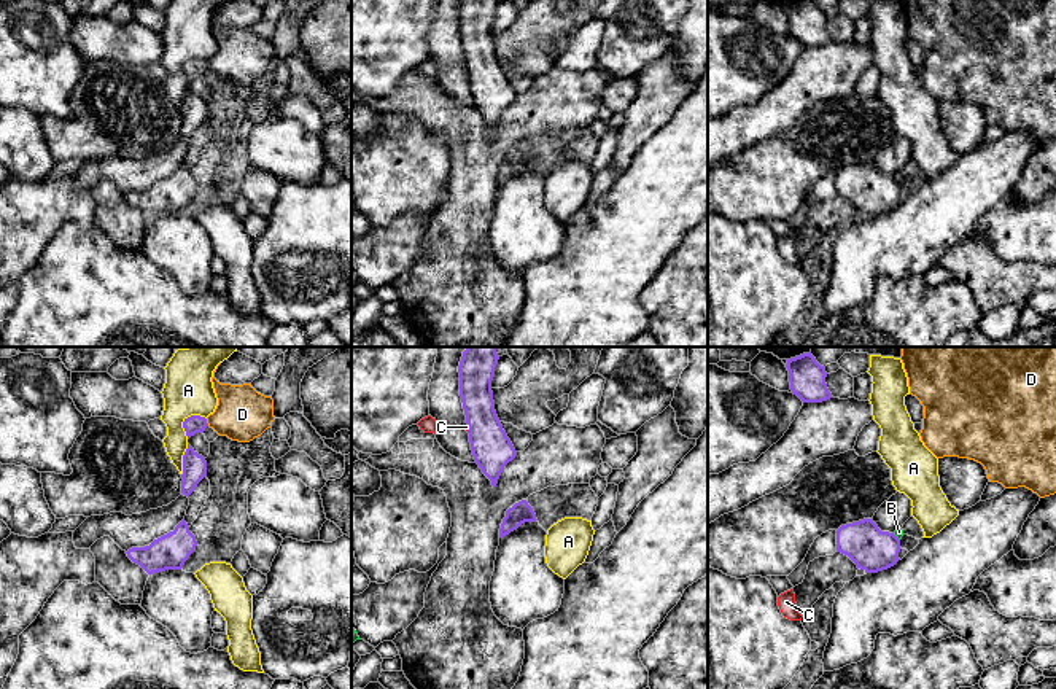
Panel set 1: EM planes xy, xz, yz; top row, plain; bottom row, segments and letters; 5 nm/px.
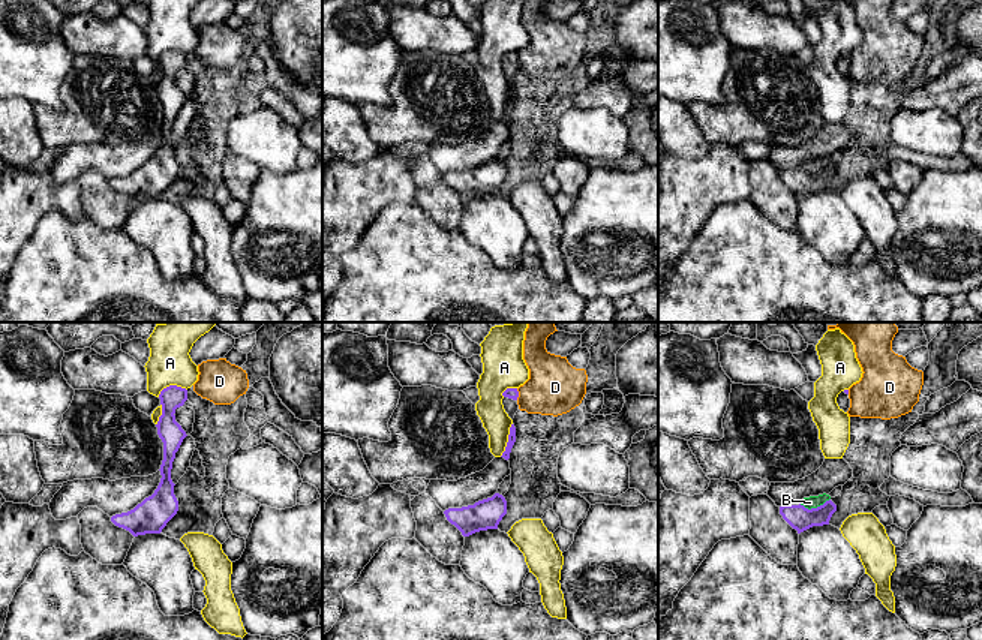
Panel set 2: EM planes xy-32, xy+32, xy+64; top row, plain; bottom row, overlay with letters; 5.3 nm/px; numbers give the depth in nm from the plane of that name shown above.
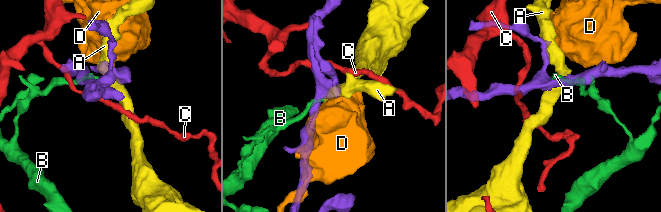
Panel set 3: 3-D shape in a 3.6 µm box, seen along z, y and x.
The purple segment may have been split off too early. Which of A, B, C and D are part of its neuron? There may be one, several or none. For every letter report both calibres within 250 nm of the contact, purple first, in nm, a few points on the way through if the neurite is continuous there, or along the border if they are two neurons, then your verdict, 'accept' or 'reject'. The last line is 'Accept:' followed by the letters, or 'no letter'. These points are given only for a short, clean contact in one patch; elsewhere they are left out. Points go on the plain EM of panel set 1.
A: 90/260 nm | along xy (204, 59), (190, 59), (183, 66), (186, 81) | reject
B: 220/50 nm | reject
C: 200/20 nm | along xz (466, 70), (469, 75) | reject
D: 90/280 nm | along xy (205, 62), (209, 69) | reject
Accept: no letter

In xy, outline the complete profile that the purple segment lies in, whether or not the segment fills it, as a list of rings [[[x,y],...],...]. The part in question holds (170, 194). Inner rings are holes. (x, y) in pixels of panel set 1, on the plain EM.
[[[183,162],[173,175],[154,183],[149,189],[132,191],[126,197],[148,218],[153,218],[165,213],[181,213],[196,189],[196,180]]]

